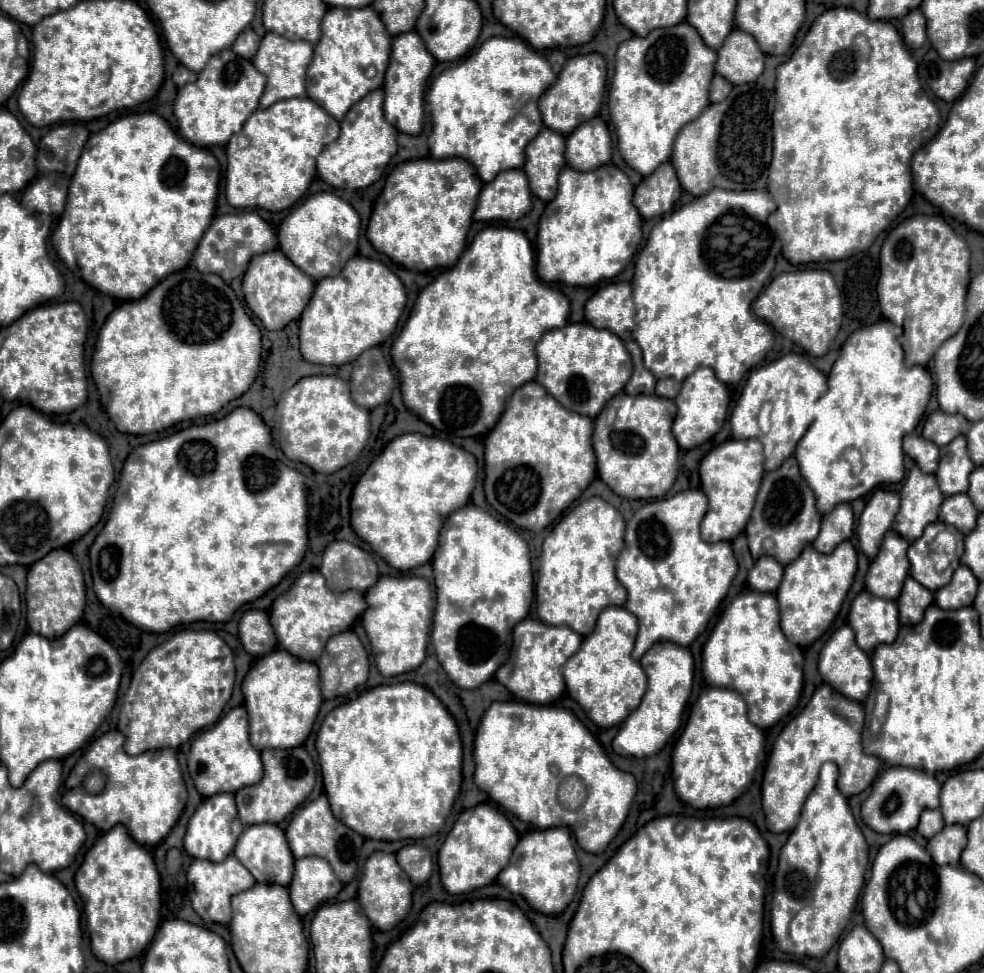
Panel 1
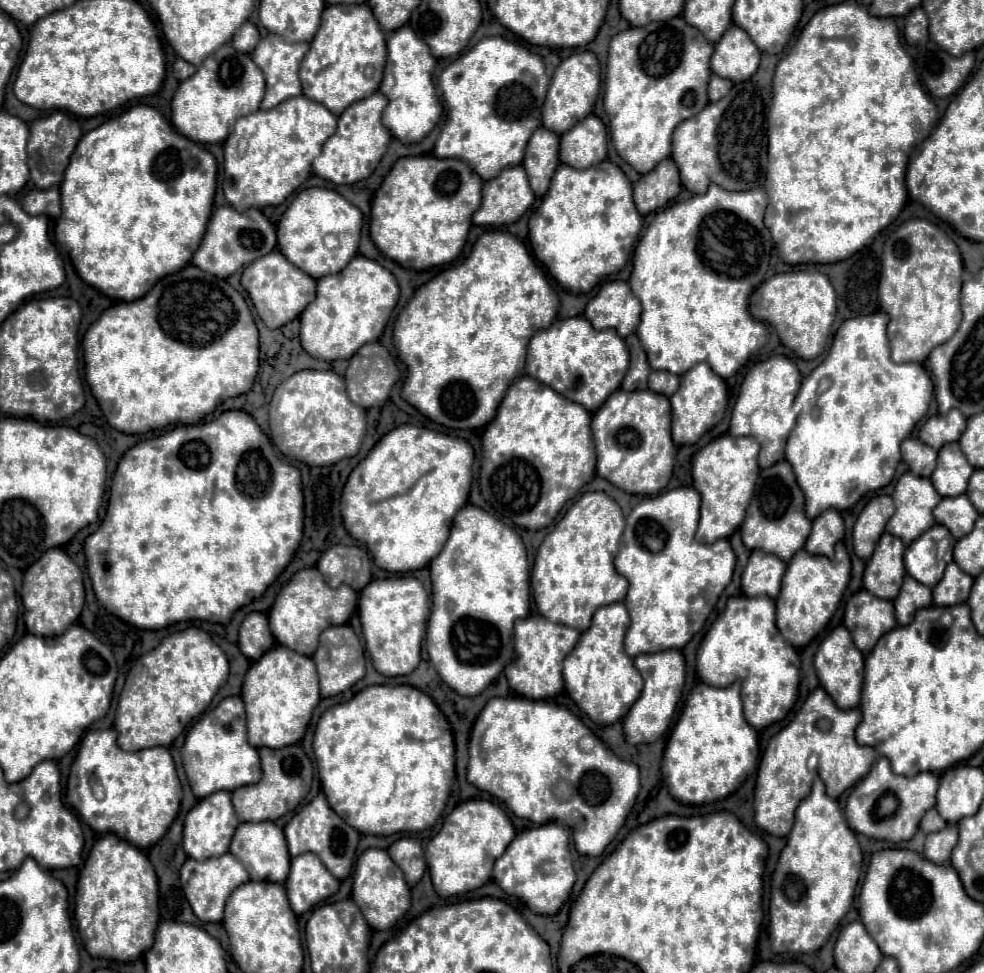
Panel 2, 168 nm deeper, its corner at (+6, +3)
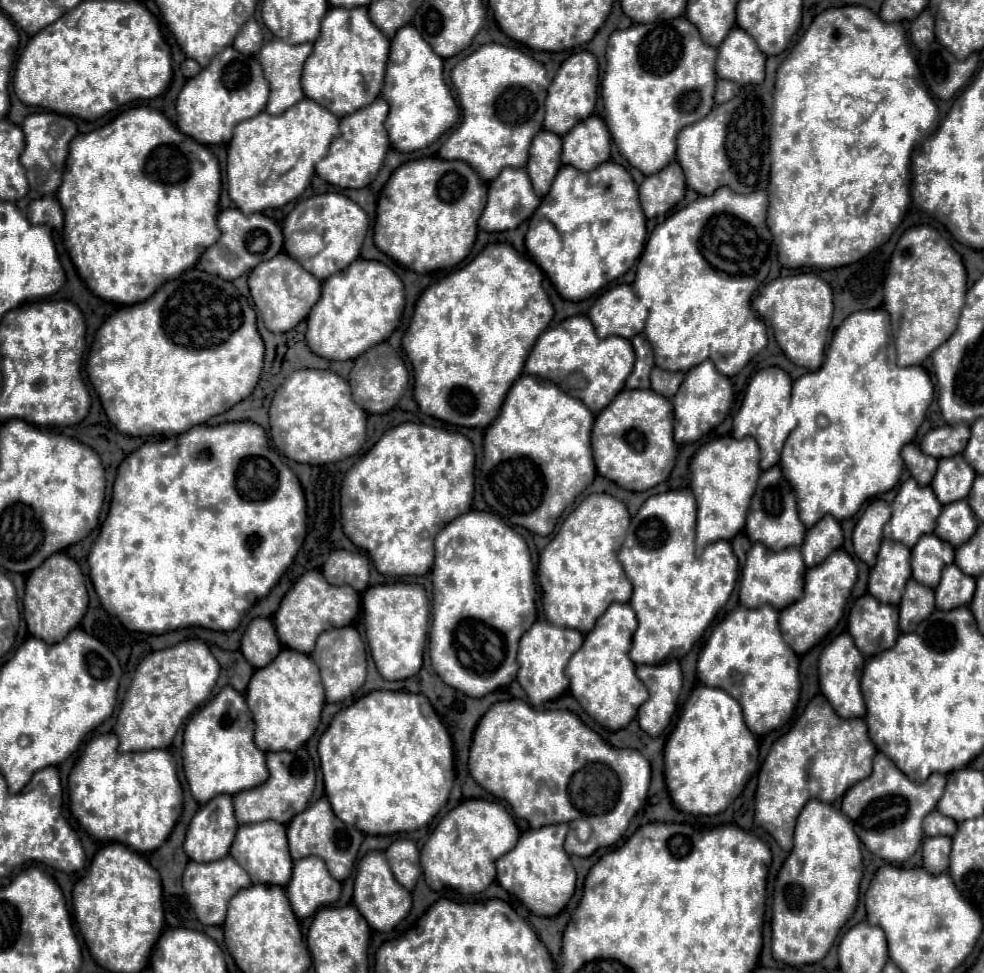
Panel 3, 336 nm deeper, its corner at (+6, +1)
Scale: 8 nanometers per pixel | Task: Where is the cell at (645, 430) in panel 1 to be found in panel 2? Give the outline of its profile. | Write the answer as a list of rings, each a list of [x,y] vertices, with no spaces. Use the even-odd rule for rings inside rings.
[[[651,390],[613,392],[593,414],[593,442],[597,450],[597,474],[629,494],[659,494],[675,464],[675,444],[671,440],[671,402]]]

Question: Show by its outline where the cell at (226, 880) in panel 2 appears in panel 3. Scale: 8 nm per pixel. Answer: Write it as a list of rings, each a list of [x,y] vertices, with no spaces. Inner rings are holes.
[[[225,856],[215,862],[207,862],[207,864],[189,862],[183,872],[183,890],[197,914],[199,922],[205,926],[221,926],[225,922],[229,900],[241,888],[247,888],[247,886],[251,886],[251,878],[231,856]]]

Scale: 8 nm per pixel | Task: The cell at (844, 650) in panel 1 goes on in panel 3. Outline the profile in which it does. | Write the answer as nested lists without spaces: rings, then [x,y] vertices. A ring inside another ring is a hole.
[[[847,632],[837,636],[819,656],[819,686],[823,690],[821,694],[829,700],[835,712],[843,718],[863,718],[865,716],[865,700],[859,688],[863,664],[865,664],[865,658],[857,650],[855,642],[851,640]]]

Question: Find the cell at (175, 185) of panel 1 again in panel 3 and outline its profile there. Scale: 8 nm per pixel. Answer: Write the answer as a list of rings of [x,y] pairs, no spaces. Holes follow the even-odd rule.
[[[147,106],[129,108],[129,110],[121,112],[113,122],[105,124],[103,128],[93,130],[89,134],[77,134],[69,144],[69,156],[67,156],[65,170],[63,170],[63,180],[61,180],[61,186],[57,188],[57,200],[59,200],[63,214],[65,214],[65,228],[63,228],[65,248],[69,250],[69,256],[71,256],[81,280],[97,298],[107,300],[107,302],[115,302],[115,304],[125,304],[125,306],[143,302],[149,296],[153,296],[153,292],[161,284],[165,284],[167,280],[175,280],[175,276],[181,276],[183,272],[191,270],[197,264],[199,256],[211,244],[215,244],[215,240],[219,240],[219,228],[217,228],[219,192],[221,192],[219,162],[207,146],[195,142],[191,136],[177,130],[161,112],[157,112],[153,108],[147,108]]]

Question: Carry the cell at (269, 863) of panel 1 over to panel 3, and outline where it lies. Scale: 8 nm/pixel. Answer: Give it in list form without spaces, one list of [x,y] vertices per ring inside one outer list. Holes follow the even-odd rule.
[[[263,820],[263,822],[257,822],[257,824],[239,826],[237,836],[235,836],[233,844],[231,844],[231,856],[251,876],[253,884],[261,882],[261,884],[287,886],[287,882],[291,880],[293,860],[289,856],[285,826],[275,822],[275,820]]]

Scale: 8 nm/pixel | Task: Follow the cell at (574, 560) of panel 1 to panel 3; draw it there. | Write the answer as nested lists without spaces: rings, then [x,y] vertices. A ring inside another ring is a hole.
[[[609,494],[587,496],[561,524],[539,558],[537,578],[543,588],[543,608],[551,624],[587,634],[613,602],[629,602],[633,586],[625,576],[617,552],[625,540],[631,514]]]

